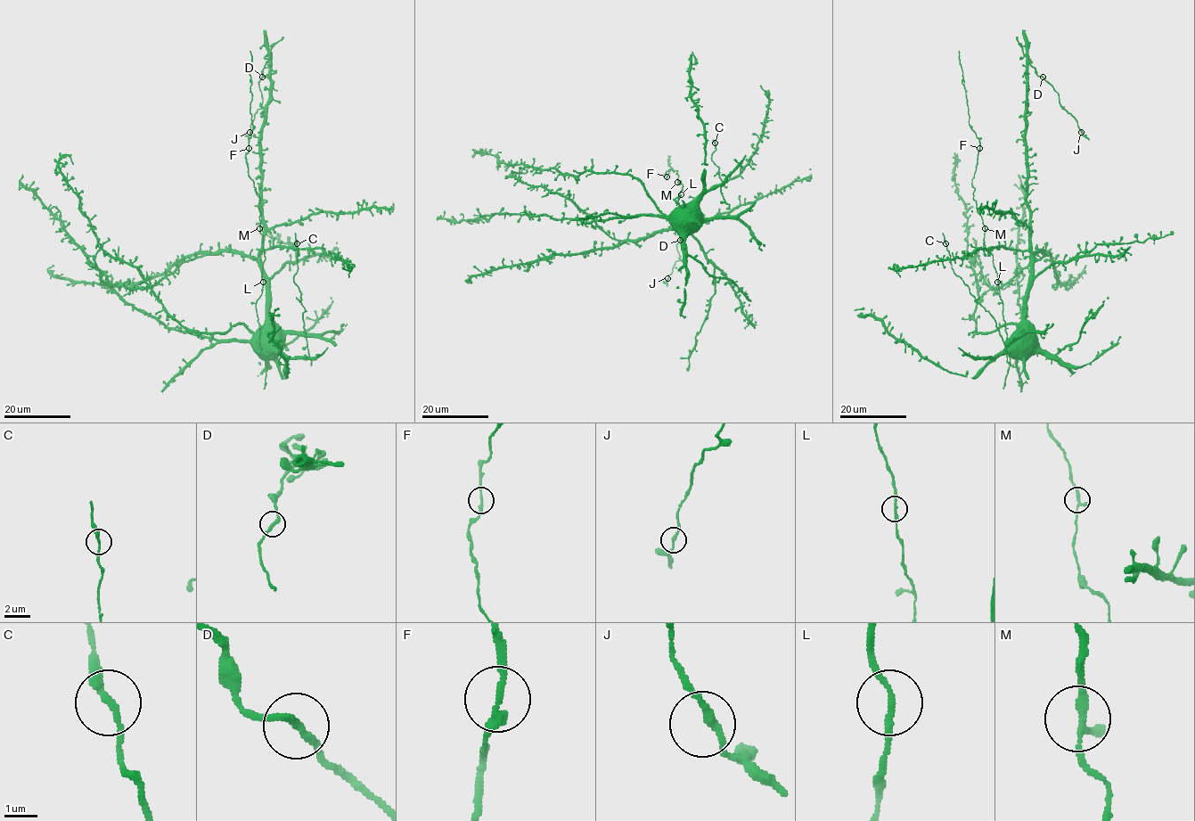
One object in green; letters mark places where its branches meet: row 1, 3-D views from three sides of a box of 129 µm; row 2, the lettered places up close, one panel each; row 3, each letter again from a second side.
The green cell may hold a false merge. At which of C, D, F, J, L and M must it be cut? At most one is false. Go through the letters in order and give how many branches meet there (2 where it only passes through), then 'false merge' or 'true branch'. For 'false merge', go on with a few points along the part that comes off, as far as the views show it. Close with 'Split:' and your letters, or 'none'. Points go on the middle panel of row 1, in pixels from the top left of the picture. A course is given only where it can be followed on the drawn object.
C: 2 | true branch
D: 2 | true branch
F: 2 | true branch
J: 2 | true branch
L: 2 | true branch
M: 2 | true branch
Split: none

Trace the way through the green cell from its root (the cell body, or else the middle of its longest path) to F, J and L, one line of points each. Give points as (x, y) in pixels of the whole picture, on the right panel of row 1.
F: (1016, 337), (1008, 350), (998, 275), (973, 198), (979, 148)
J: (1016, 337), (1031, 270), (1025, 138), (1027, 61), (1058, 94), (1059, 105), (1076, 120), (1081, 132)
L: (1016, 337), (1014, 334), (1008, 350), (998, 282)

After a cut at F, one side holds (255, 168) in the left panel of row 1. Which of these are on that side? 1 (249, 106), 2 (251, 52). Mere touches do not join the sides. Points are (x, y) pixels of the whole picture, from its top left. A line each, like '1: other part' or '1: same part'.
1: other part
2: other part

